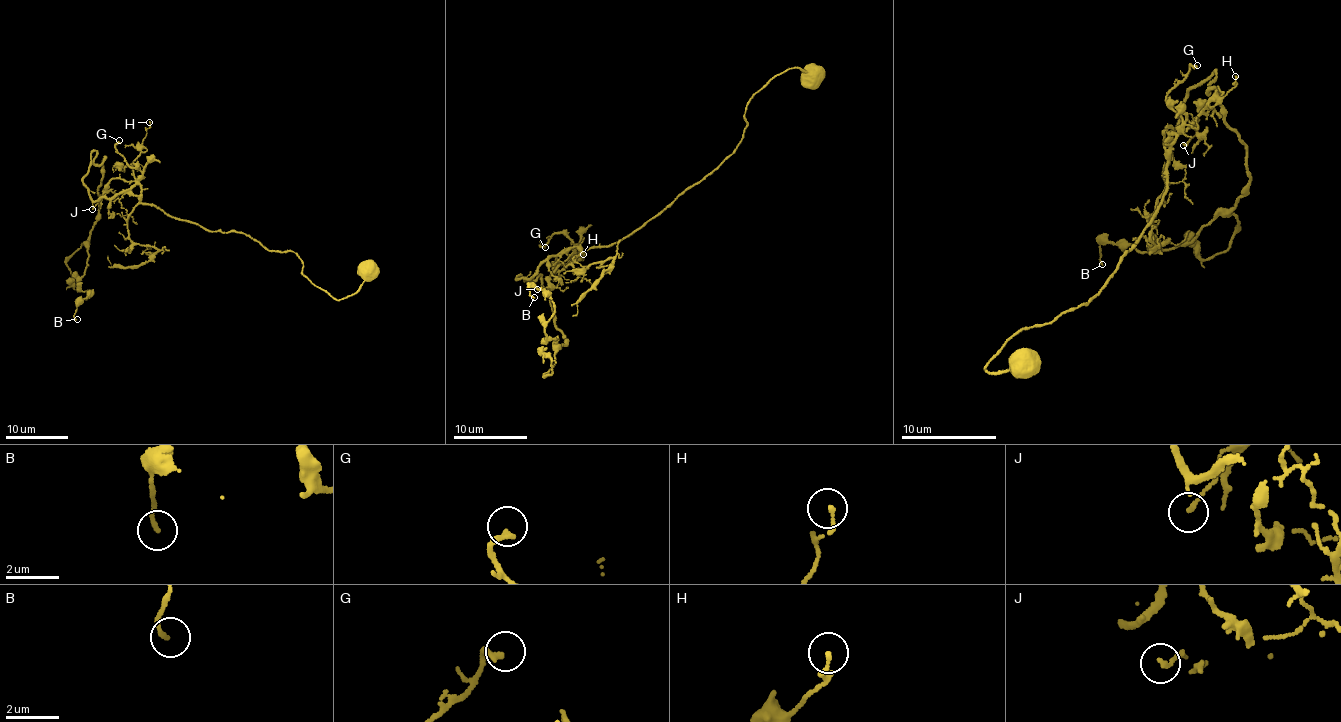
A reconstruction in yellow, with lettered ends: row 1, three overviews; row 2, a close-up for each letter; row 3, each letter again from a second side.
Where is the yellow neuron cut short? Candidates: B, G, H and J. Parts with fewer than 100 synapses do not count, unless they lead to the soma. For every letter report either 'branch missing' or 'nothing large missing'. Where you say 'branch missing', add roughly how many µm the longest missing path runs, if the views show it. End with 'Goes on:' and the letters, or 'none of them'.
B: nothing large missing
G: nothing large missing
H: nothing large missing
J: nothing large missing
Goes on: none of them

